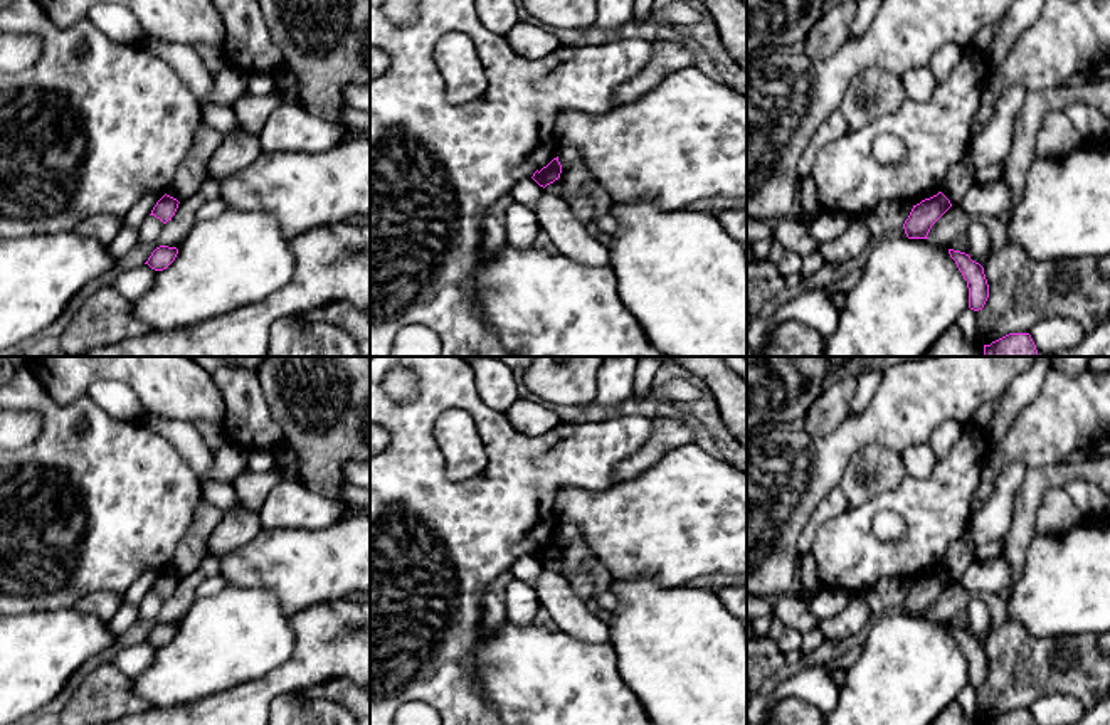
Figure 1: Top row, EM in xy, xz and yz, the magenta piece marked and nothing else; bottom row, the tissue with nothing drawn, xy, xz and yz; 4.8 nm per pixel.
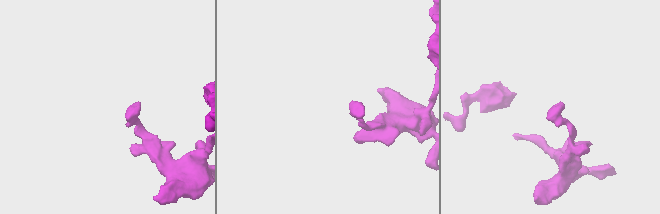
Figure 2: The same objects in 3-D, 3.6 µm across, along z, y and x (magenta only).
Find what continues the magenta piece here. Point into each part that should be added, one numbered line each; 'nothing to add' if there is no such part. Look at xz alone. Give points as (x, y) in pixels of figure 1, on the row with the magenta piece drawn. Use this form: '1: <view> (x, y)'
nothing to add

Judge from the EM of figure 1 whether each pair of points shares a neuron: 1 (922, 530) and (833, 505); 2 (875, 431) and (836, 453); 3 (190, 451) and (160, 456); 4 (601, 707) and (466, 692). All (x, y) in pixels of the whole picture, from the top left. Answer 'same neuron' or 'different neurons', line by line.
1: different neurons
2: same neuron
3: different neurons
4: different neurons

